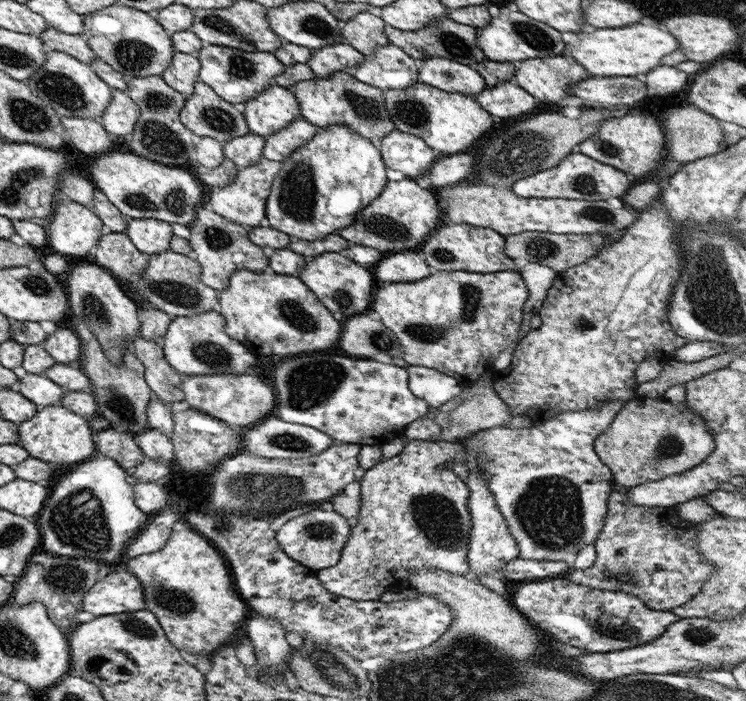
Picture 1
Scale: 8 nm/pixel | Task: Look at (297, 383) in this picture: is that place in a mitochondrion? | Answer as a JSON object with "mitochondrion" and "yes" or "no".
{"mitochondrion":"yes"}

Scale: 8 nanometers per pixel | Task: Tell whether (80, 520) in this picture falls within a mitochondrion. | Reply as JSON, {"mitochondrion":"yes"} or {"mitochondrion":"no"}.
{"mitochondrion":"yes"}

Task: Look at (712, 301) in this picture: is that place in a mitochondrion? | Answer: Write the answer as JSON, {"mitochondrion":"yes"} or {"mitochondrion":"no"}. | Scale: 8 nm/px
{"mitochondrion":"yes"}

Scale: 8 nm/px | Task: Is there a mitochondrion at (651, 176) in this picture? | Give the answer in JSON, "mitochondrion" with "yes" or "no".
{"mitochondrion":"no"}

